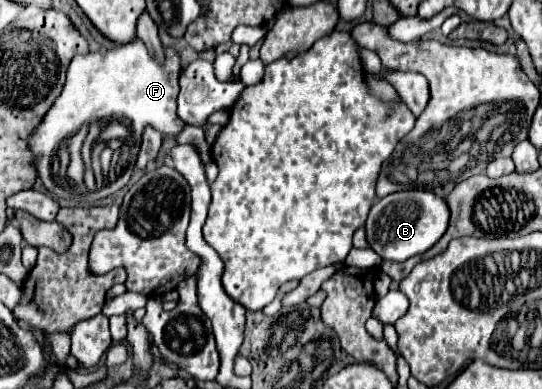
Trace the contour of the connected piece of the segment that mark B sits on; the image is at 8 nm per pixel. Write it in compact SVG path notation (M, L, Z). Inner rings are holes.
M405 190L389 194L377 200L365 222L365 234L369 248L373 248L383 260L405 262L415 254L427 252L447 230L449 208L445 198L425 190Z

